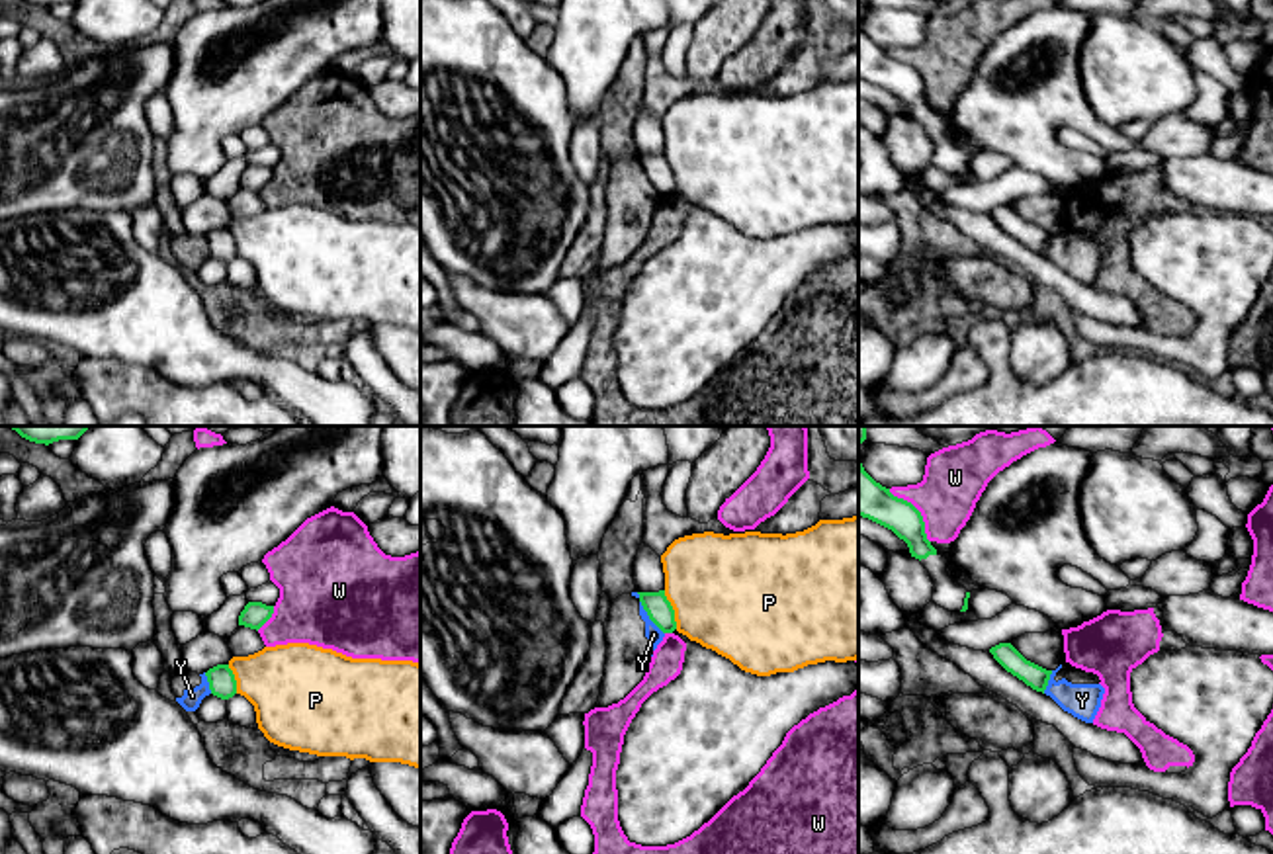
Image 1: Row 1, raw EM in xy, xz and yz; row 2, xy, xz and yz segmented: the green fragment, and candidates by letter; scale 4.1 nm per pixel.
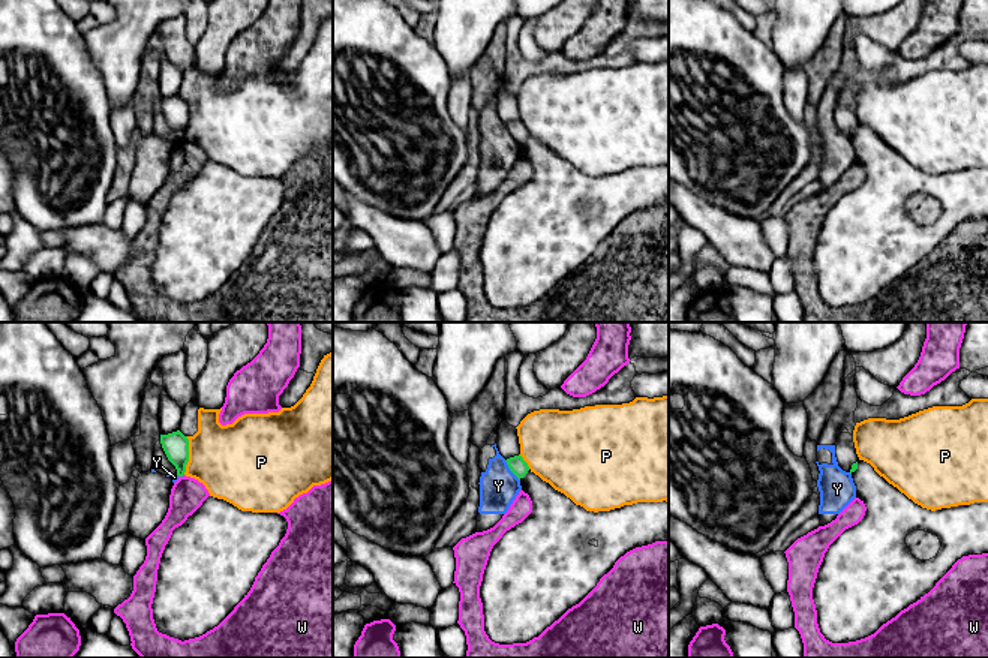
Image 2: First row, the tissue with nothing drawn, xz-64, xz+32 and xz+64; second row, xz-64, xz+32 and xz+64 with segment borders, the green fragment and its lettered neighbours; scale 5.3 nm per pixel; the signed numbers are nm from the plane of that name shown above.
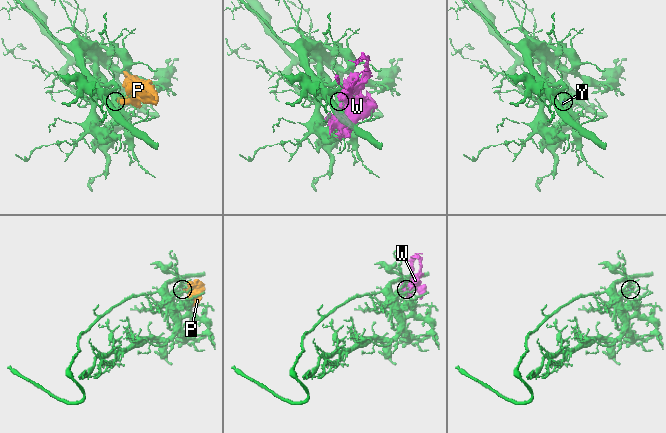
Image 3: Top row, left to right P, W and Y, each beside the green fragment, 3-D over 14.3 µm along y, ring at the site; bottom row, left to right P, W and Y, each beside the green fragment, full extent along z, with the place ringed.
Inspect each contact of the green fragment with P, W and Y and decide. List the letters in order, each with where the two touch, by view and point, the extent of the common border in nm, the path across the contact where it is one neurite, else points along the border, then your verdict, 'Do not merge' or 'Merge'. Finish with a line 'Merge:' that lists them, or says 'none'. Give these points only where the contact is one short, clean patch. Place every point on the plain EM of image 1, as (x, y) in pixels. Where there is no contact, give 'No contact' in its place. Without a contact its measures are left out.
P: Touches green at xz (673, 172). Shared border 170 nm. Do not merge
W: Touches green at yz (920, 75). Shared border 280 nm. Do not merge
Y: Touches green at xz (650, 180). Shared border 170 nm. Boundary: xz (640, 163), (648, 180), (663, 196). Do not merge
Merge: none

